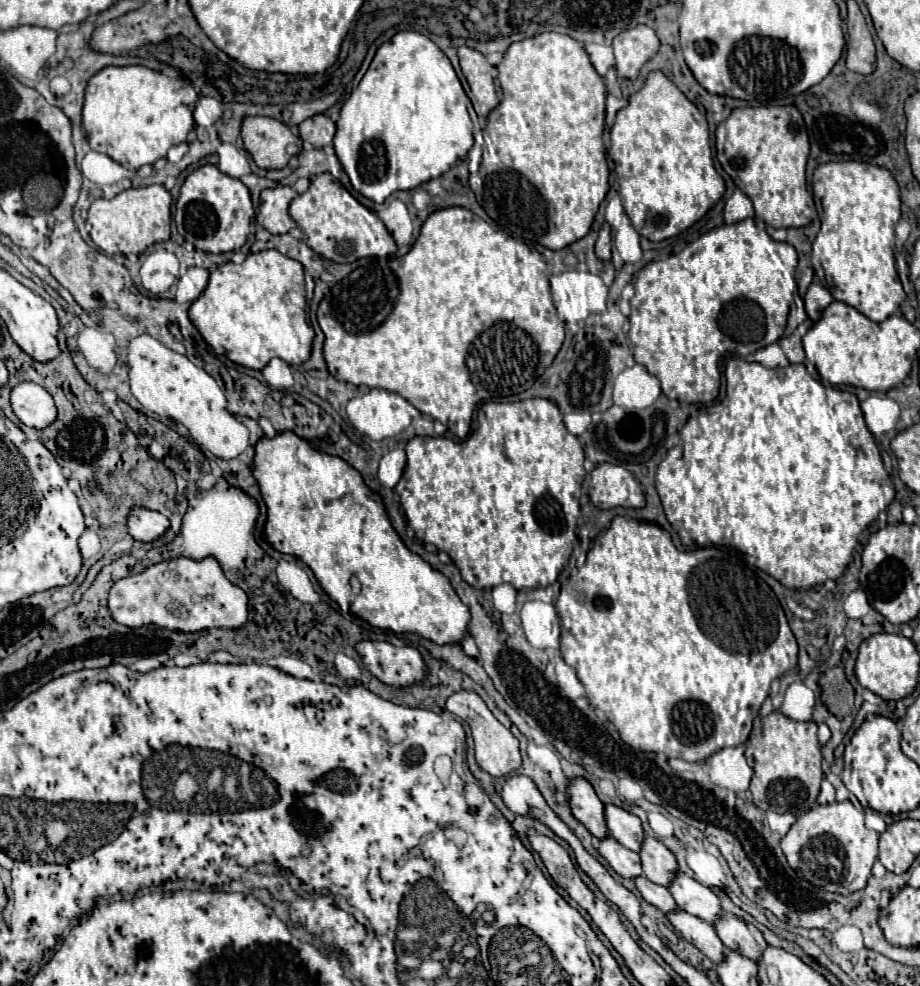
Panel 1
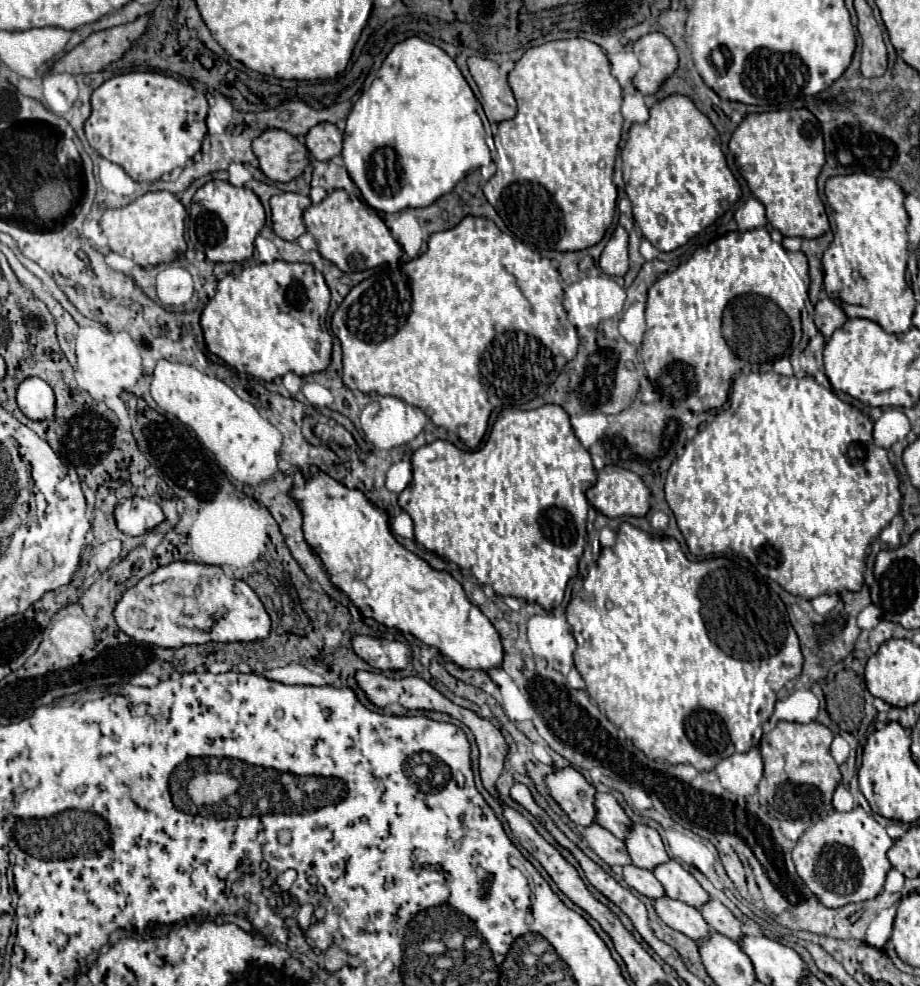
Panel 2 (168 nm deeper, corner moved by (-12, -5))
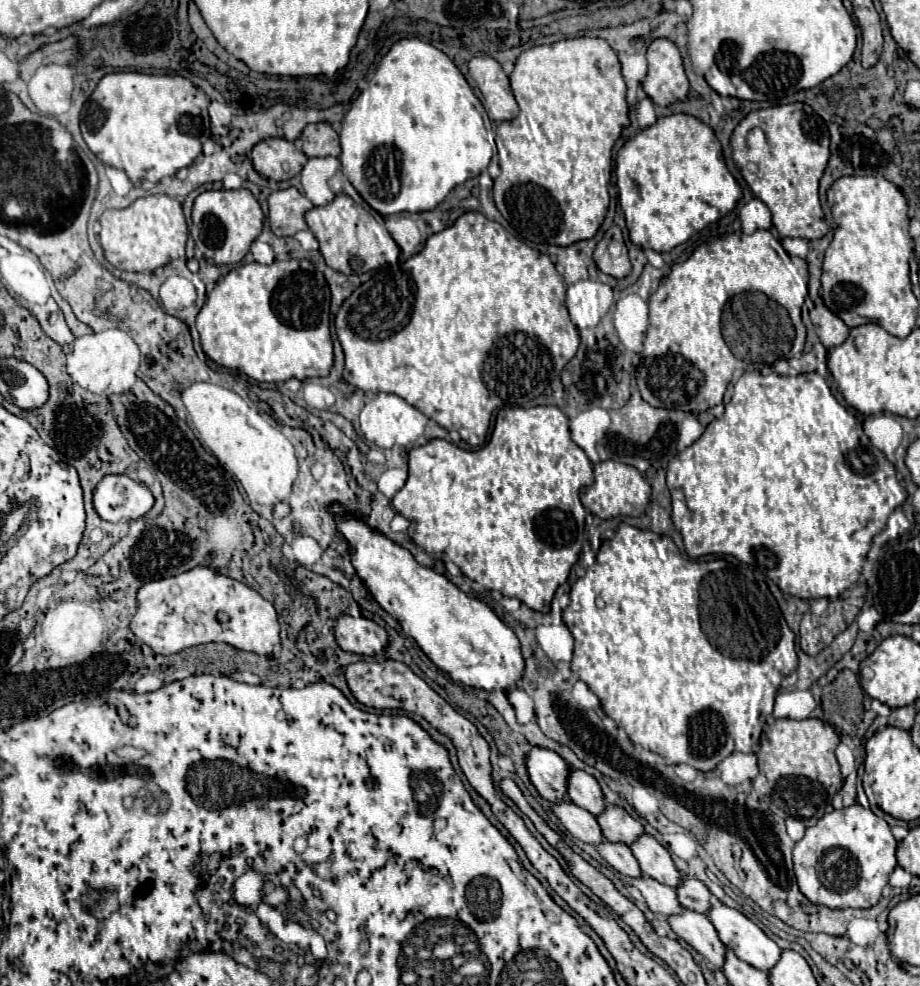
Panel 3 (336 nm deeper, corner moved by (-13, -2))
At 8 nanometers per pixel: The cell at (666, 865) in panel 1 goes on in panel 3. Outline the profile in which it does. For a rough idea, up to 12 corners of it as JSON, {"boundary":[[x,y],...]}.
{"boundary":[[617,805],[595,819],[607,841],[629,845],[641,823]]}

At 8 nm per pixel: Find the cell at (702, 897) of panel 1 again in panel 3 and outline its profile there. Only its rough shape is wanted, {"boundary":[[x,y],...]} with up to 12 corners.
{"boundary":[[651,835],[629,845],[641,871],[677,887],[683,873]]}

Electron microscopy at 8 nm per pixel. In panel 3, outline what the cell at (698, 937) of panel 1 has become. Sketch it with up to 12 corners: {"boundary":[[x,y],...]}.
{"boundary":[[641,875],[631,883],[655,913],[679,913],[675,889]]}

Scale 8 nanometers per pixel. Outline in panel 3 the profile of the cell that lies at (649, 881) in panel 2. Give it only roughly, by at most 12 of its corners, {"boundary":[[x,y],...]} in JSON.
{"boundary":[[601,841],[597,853],[619,873],[641,877],[625,843]]}

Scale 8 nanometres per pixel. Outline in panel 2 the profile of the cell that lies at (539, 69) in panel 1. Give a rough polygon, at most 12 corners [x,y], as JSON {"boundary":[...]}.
{"boundary":[[582,38],[530,48],[484,196],[528,246],[612,224],[622,88]]}

